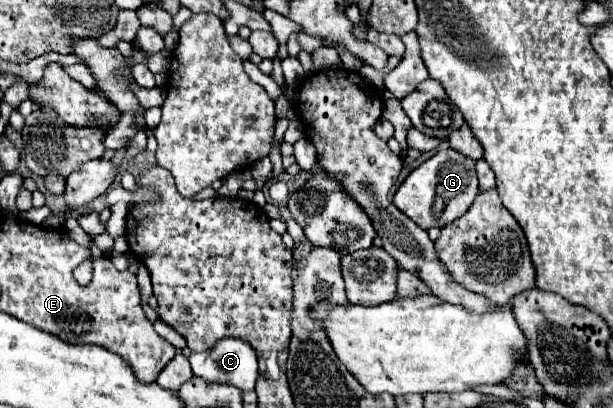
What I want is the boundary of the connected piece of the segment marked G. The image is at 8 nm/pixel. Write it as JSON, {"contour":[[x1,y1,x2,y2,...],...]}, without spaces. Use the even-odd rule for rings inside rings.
{"contour":[[447,148,447,150,439,150,431,160,423,162,405,178,405,182,395,192,393,204,405,216,409,216,417,226,429,230,433,226,443,228,455,218,463,216,467,208,473,204,477,194,479,194,479,186,477,186,475,162,459,154,457,150],[433,198,435,198,435,218,433,218]]}

